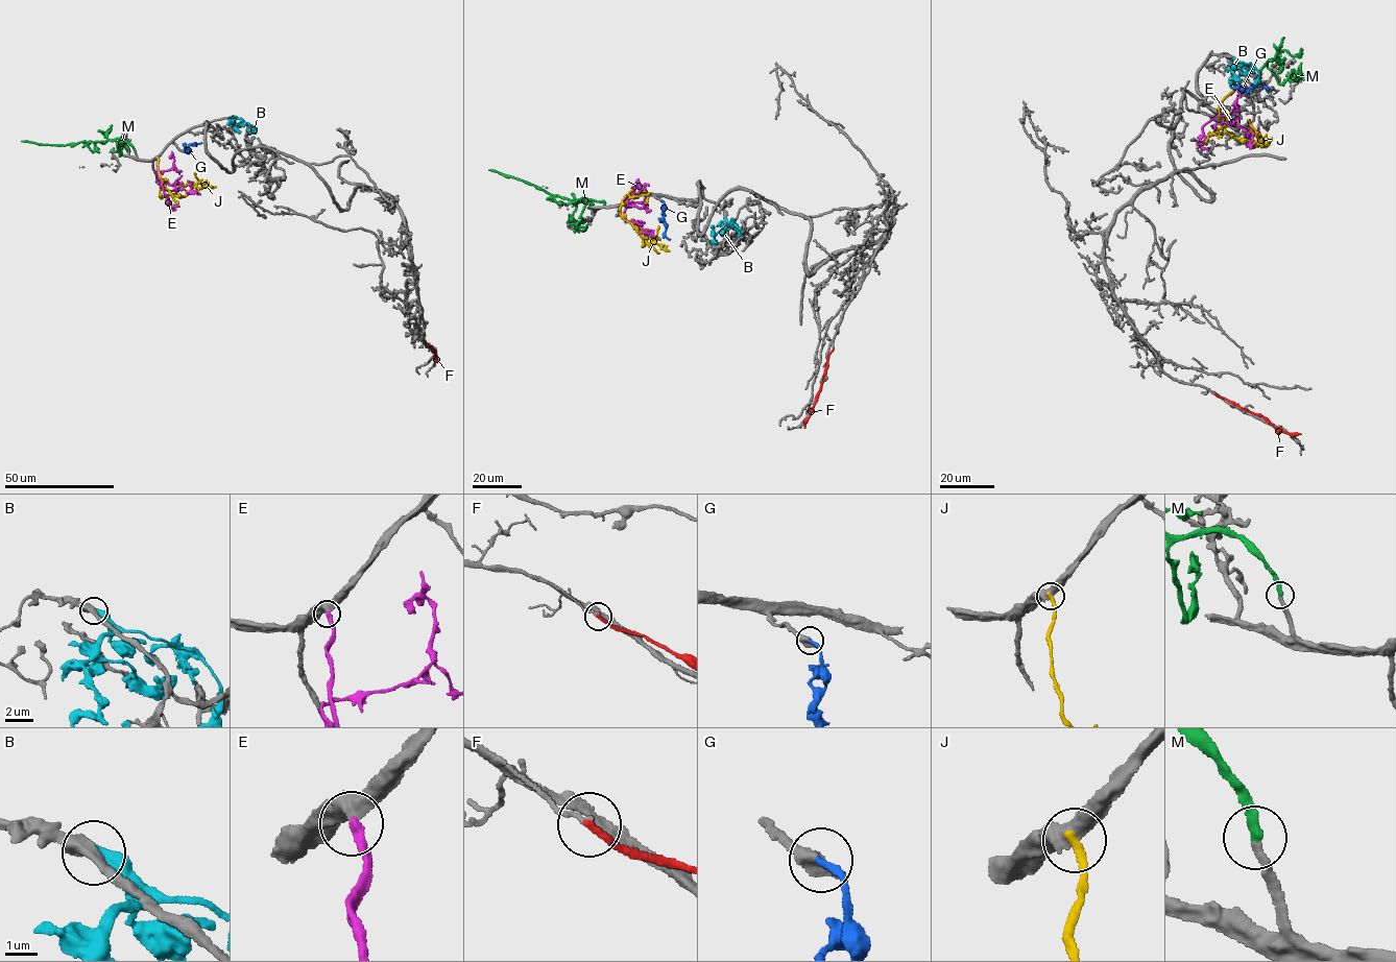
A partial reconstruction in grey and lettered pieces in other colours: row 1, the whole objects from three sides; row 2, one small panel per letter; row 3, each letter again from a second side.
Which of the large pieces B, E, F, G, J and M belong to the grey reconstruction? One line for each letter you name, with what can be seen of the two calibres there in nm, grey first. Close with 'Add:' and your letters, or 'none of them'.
E: calibres 400 and 320 nm
M: calibres 280 and 320 nm
Add: E, M

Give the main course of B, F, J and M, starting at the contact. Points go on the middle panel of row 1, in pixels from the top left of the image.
B: (724, 218), (726, 223), (736, 223), (738, 231), (736, 225), (742, 229)
F: (834, 349), (804, 428)
J: (633, 194), (634, 187), (621, 203), (621, 215), (632, 223), (642, 238), (642, 246), (656, 237), (658, 226)
M: (604, 203), (581, 197), (570, 201), (489, 169)

